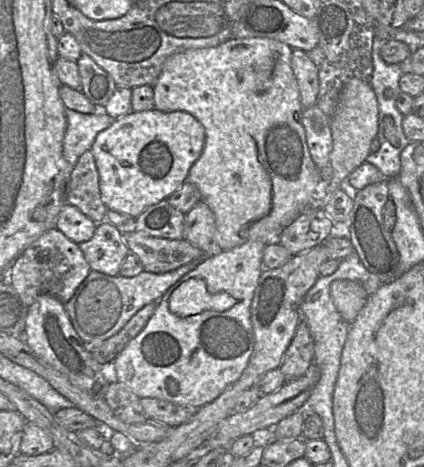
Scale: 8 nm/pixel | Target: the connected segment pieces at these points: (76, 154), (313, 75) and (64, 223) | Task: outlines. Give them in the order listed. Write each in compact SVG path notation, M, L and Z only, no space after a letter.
M103 109L85 114L74 110L65 110L67 127L63 139L63 156L70 166L74 166L79 157L91 146L96 135L109 127L114 118Z
M293 49L291 67L296 78L303 108L316 104L319 92L319 67L301 49Z
M65 203L58 215L56 229L67 238L80 244L93 237L97 223L83 214L77 207Z

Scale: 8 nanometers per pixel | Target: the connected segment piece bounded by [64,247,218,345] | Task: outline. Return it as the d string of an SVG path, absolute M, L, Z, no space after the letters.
M215 247L201 250L203 254L200 258L166 273L144 270L134 277L122 277L91 270L72 298L64 304L79 337L85 344L94 345L118 333L139 310L148 304L157 303L172 285L199 265L204 258L218 252Z

